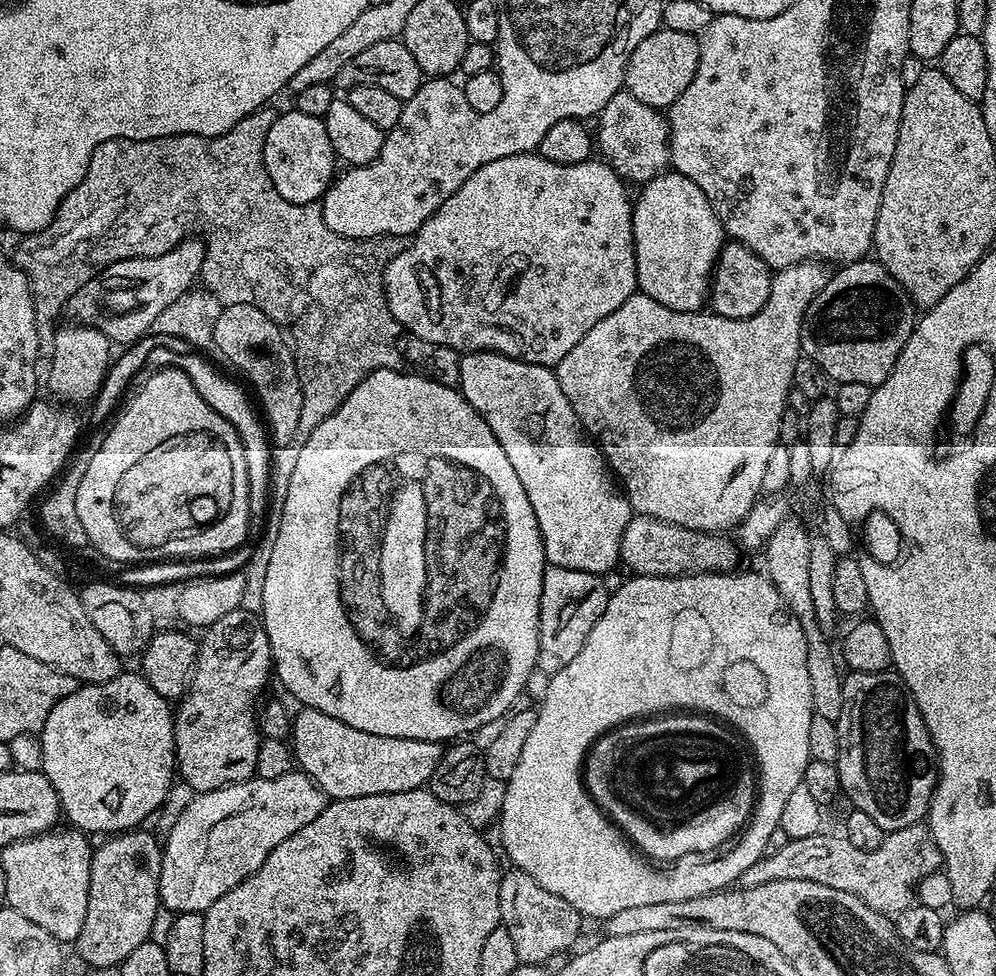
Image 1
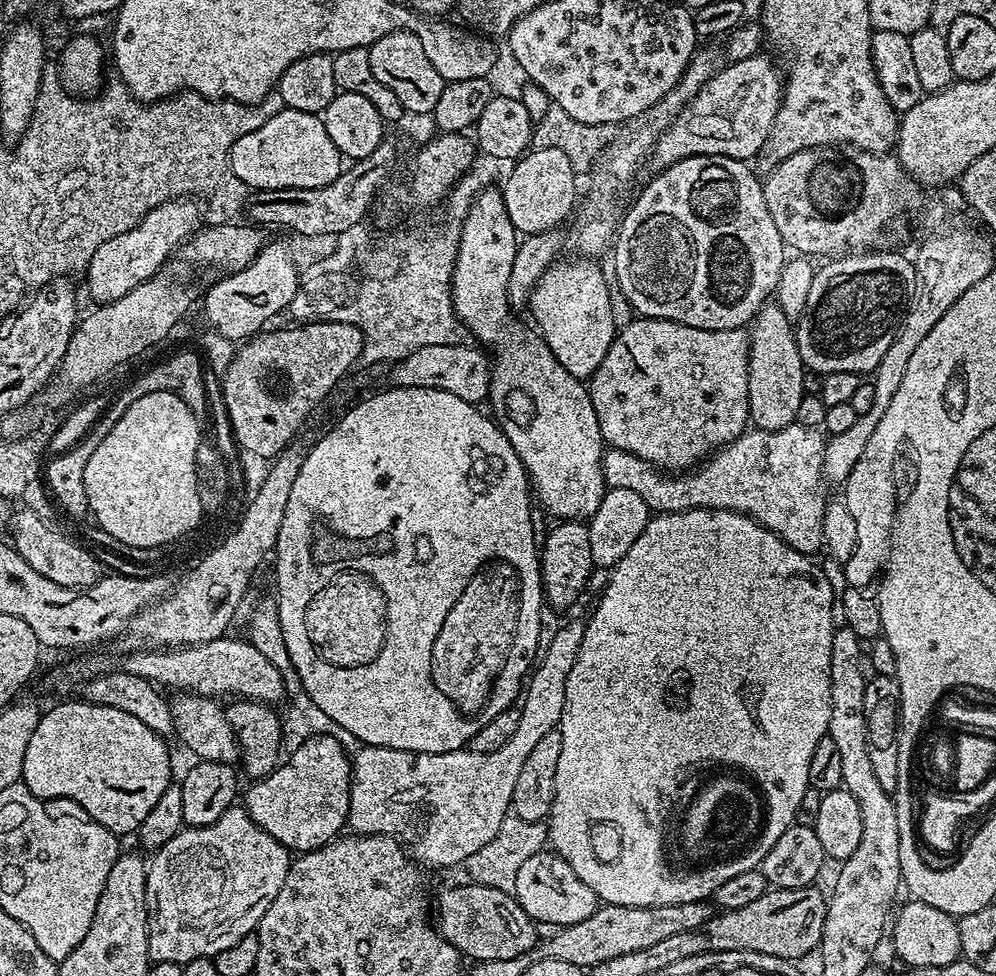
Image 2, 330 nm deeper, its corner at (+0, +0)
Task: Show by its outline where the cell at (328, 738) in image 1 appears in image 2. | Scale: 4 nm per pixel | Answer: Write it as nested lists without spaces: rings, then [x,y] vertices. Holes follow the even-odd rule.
[[[312,736],[305,744],[291,749],[292,756],[283,761],[269,776],[249,783],[248,793],[242,796],[242,806],[250,814],[253,822],[270,838],[282,842],[289,853],[312,852],[328,841],[337,839],[345,831],[350,806],[350,786],[352,785],[352,760],[349,753],[336,740],[326,736]]]

